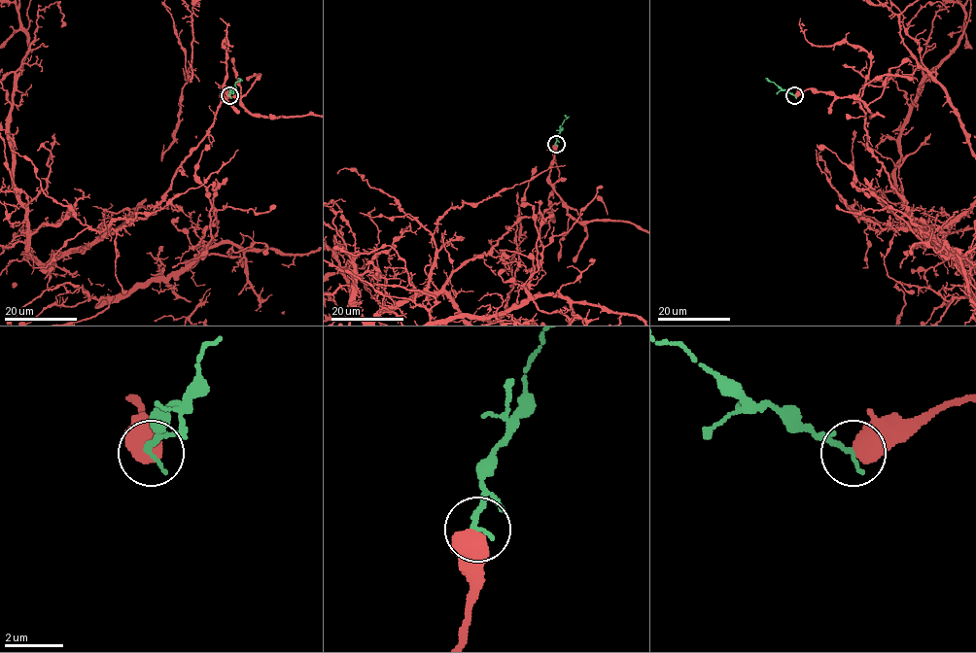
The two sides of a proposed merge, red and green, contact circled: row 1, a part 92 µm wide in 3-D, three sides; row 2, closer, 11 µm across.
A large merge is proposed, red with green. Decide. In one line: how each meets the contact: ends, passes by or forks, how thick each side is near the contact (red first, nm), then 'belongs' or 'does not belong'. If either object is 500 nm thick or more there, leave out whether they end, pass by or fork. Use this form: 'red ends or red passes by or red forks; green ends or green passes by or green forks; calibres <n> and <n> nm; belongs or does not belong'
calibres 750 and 190 nm; does not belong

